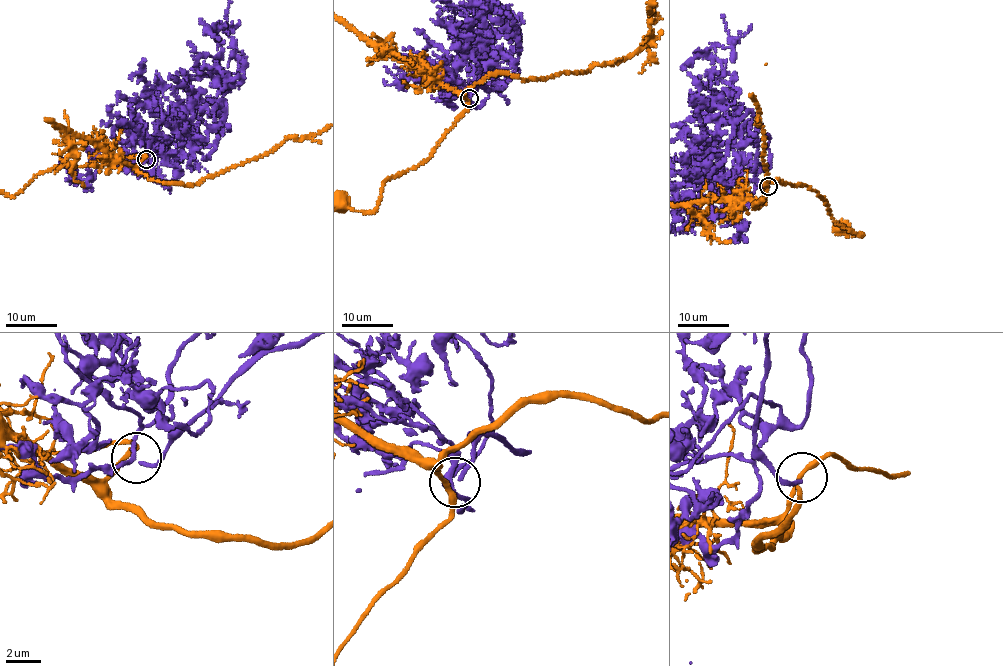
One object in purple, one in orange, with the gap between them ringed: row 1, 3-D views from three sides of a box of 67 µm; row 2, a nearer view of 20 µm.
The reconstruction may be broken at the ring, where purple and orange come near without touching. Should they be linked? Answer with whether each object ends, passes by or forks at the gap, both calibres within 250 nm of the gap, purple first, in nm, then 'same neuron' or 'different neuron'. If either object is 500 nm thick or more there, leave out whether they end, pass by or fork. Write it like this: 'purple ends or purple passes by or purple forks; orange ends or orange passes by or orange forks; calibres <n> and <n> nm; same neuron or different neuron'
purple ends; orange passes by; calibres 240 and 260 nm; different neuron

